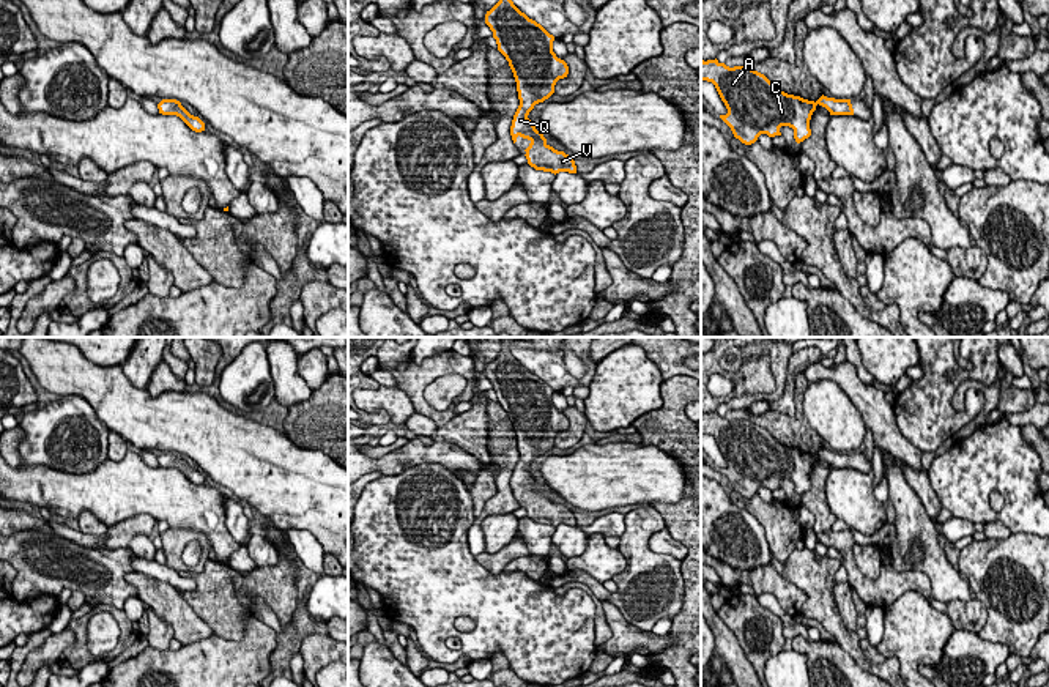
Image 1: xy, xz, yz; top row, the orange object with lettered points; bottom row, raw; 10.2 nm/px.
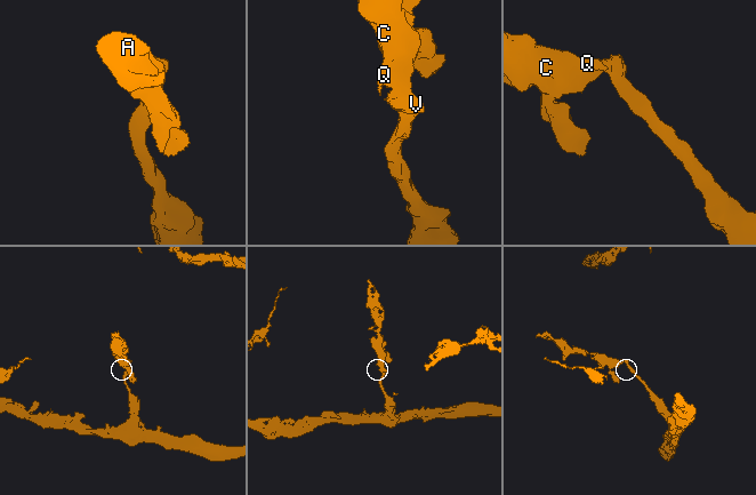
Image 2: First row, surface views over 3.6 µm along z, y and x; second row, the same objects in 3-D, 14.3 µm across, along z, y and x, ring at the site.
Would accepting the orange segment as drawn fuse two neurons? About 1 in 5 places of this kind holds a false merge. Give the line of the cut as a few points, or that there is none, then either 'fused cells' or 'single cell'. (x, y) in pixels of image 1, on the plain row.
cut none; single cell

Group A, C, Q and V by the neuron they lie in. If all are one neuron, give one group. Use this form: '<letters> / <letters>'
A C Q V

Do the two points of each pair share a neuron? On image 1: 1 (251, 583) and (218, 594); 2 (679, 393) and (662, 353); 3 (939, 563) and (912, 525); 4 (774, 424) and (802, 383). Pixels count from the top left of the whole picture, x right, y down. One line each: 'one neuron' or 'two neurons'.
1: one neuron
2: two neurons
3: one neuron
4: one neuron

